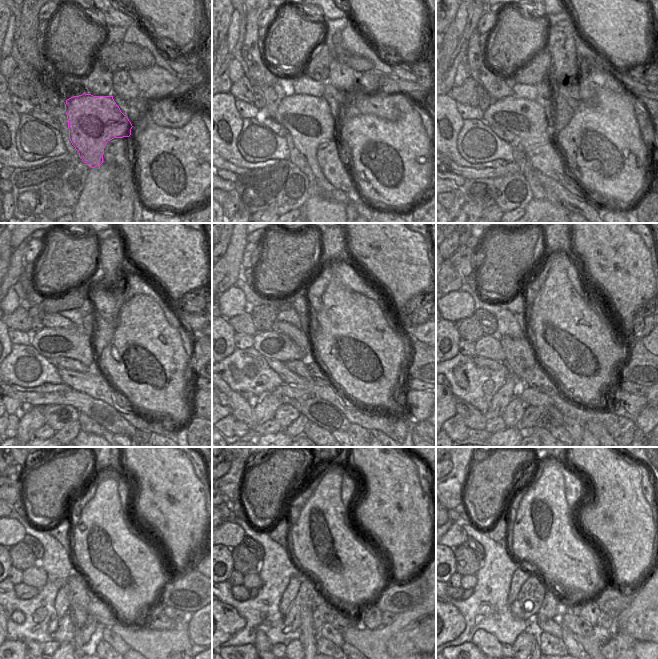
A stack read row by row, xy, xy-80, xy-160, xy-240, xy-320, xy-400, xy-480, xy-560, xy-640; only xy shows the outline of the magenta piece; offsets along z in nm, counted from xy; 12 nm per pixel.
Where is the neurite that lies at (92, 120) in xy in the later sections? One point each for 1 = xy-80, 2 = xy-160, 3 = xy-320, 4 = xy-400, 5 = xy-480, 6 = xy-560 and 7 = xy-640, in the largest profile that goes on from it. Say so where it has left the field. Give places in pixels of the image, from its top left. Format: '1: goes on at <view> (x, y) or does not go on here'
1: goes on at xy-80 (308, 119)
2: goes on at xy-160 (526, 119)
3: goes on at xy-320 (272, 345)
4: goes on at xy-400 (489, 347)
5: goes on at xy-480 (35, 576)
6: goes on at xy-560 (251, 580)
7: goes on at xy-640 (467, 582)

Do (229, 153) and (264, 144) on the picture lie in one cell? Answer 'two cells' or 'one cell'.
two cells

